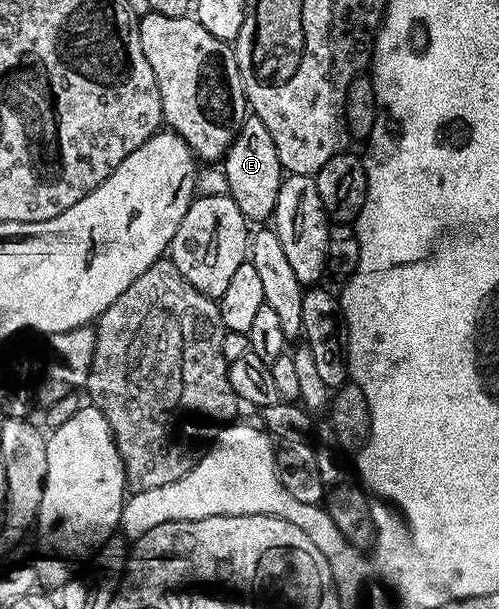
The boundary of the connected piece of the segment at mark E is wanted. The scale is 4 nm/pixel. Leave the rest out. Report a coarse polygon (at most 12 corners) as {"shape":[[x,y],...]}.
{"shape":[[248,114],[221,160],[226,194],[270,220],[285,172],[265,121]]}

